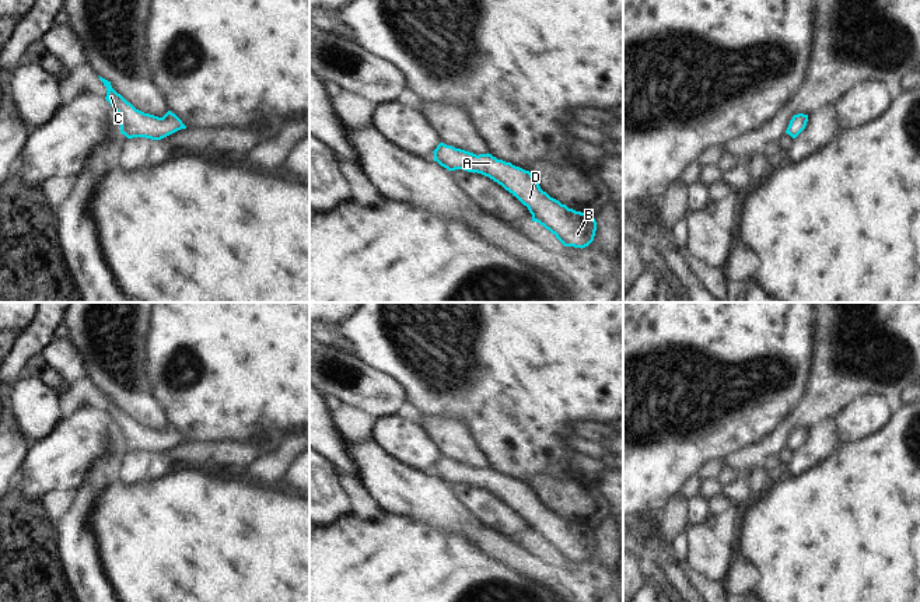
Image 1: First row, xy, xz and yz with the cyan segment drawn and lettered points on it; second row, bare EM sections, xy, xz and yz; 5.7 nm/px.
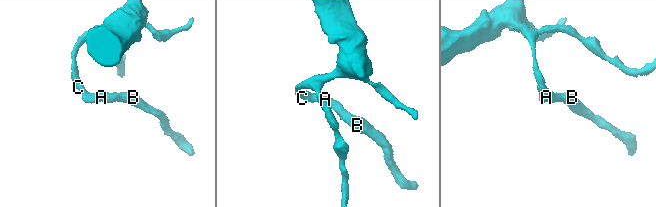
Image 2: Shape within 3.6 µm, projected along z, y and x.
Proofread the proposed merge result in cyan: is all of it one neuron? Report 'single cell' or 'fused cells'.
single cell

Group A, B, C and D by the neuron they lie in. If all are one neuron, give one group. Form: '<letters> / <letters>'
A B C D

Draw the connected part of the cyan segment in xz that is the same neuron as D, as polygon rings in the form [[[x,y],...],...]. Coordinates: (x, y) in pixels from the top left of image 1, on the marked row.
[[[440,143],[434,161],[448,171],[464,169],[489,176],[513,196],[515,196],[539,223],[564,245],[574,248],[588,246],[595,237],[597,221],[585,213],[569,209],[543,192],[529,171],[497,160],[492,154],[473,154]]]

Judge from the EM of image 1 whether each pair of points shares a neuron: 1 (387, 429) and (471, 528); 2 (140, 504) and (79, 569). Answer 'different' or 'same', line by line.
1: different
2: different

